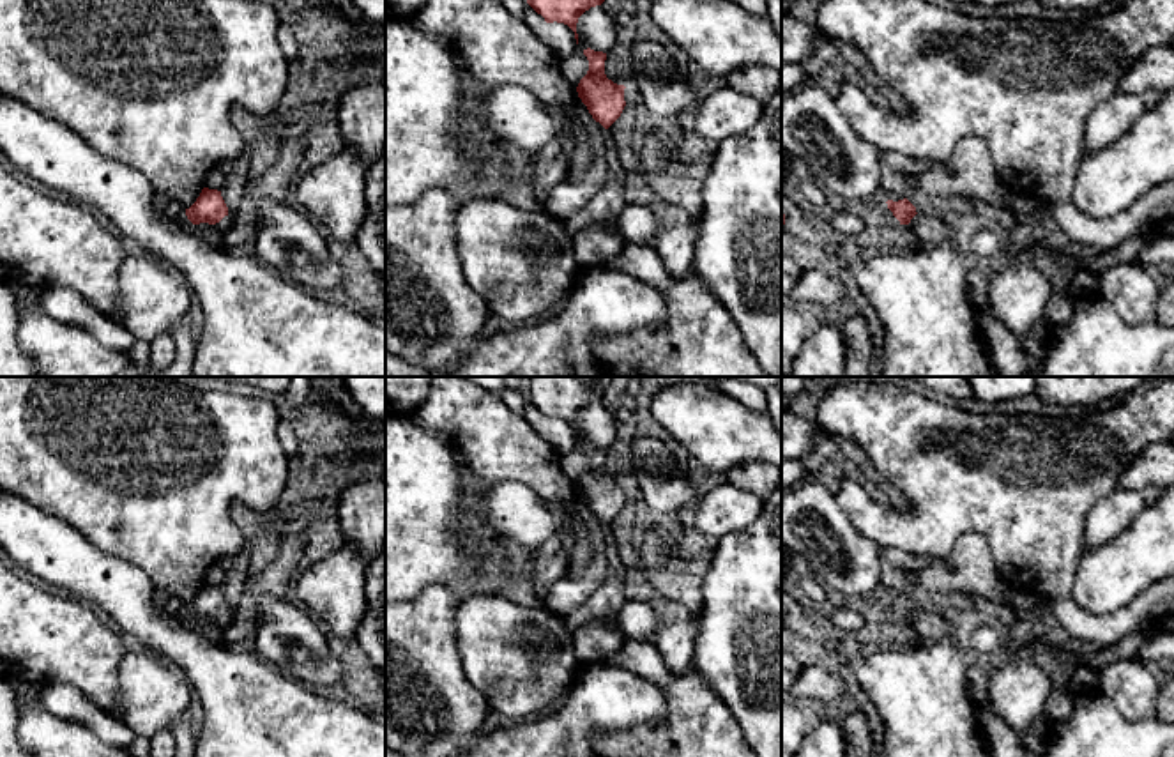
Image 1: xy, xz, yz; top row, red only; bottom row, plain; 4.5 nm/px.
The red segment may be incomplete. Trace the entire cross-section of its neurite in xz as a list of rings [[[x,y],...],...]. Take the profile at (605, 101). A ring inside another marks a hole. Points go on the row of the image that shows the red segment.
[[[591,48],[583,50],[589,60],[589,71],[580,80],[576,92],[582,103],[587,106],[589,113],[596,122],[608,129],[622,113],[624,85],[617,85],[605,74],[606,53],[594,51]]]

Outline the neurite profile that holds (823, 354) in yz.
[[[840,320],[813,324],[792,366],[792,377],[843,377],[845,340]]]

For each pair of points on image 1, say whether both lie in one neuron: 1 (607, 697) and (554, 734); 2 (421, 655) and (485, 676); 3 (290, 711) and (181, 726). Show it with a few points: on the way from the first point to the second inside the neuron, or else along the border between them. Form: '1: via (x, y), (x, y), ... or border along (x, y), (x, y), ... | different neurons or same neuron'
1: via (594, 704), (571, 726), (566, 726) | same neuron
2: border along (455, 628), (464, 674), (488, 703) | different neurons
3: border along (197, 734), (193, 738) | different neurons

